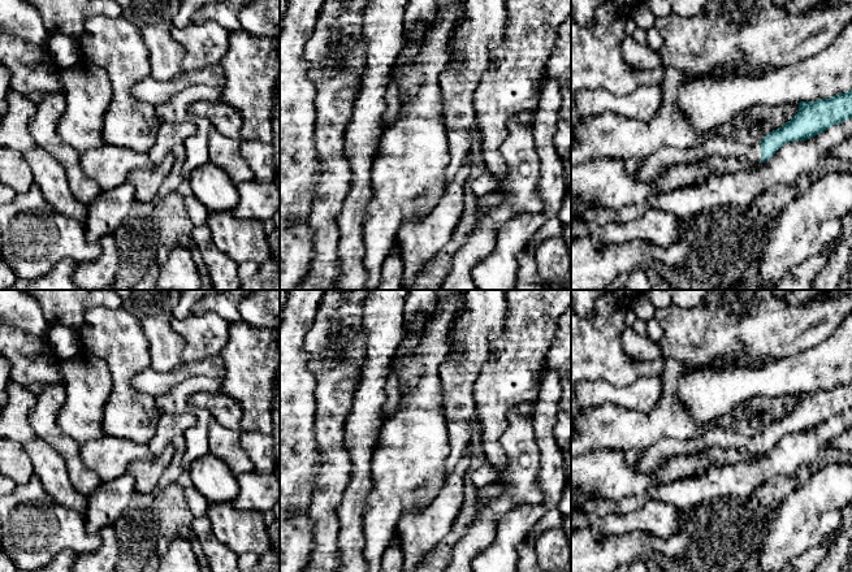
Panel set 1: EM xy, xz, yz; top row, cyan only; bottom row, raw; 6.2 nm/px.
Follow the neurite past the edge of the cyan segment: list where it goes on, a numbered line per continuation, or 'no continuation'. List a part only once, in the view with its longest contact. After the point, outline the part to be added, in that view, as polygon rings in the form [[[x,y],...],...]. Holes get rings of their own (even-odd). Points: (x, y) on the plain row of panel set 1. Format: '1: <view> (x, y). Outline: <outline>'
1: yz (654, 458). Outline: [[[723,426],[712,428],[700,437],[689,439],[661,439],[644,450],[636,464],[640,473],[650,473],[661,469],[670,458],[701,454],[709,448],[735,448],[745,455],[761,452],[760,433],[747,437]]]

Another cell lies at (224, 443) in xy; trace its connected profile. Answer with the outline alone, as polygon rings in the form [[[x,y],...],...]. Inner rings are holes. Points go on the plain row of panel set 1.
[[[217,420],[208,424],[209,452],[219,458],[235,474],[254,472],[254,464],[239,443],[241,430],[233,430]]]

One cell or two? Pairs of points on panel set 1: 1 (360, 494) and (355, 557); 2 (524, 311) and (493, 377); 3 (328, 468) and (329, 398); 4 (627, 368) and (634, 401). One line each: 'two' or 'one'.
1: one
2: one
3: one
4: two

